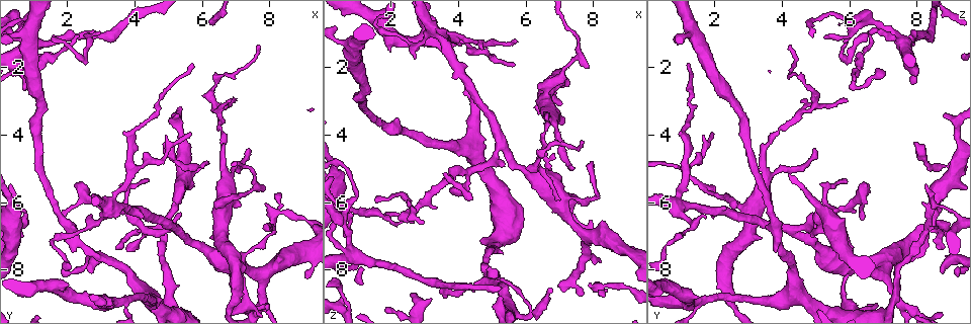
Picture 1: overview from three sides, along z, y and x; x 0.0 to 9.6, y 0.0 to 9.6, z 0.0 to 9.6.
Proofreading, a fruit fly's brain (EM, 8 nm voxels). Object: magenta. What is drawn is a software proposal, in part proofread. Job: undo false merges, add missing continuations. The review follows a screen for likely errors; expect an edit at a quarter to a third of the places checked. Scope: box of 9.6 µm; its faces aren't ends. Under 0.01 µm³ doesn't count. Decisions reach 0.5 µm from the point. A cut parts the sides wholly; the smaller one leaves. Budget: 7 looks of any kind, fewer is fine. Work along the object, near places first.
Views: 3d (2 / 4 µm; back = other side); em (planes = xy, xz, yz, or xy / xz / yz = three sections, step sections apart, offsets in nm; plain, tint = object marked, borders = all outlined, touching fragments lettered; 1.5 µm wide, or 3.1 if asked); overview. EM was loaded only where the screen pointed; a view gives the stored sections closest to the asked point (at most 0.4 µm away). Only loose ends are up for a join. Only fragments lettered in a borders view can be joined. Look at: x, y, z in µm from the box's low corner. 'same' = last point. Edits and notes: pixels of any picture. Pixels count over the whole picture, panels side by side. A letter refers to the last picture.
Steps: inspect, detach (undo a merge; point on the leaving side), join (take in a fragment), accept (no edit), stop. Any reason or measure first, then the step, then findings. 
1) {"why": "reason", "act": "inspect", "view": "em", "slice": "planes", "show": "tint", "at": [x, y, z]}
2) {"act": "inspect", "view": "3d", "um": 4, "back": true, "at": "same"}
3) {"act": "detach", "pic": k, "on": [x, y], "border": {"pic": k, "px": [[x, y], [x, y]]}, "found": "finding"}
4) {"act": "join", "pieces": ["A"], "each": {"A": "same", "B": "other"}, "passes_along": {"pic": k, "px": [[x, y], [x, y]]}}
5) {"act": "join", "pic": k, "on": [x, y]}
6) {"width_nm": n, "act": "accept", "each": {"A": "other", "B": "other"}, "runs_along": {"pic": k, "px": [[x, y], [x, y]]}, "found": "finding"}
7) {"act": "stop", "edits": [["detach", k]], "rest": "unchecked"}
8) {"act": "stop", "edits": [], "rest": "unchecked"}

{"why": "four-way junction", "act": "inspect", "view": "em", "slice": "yz", "step": 8, "show": "tint", "at": [3.35, 6.15, 0.95]}

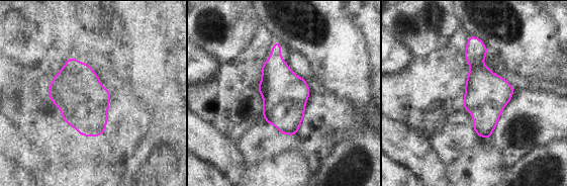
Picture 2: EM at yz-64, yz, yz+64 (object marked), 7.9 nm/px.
{"act": "inspect", "view": "em", "slice": "yz", "step": 8, "show": "borders", "at": "same"}

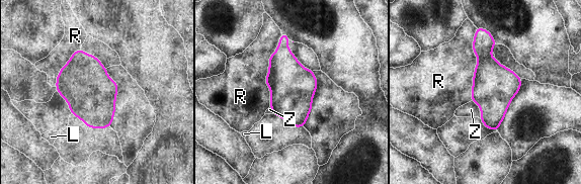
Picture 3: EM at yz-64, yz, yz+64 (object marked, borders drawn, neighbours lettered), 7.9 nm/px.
{"width_nm": 340, "act": "accept", "each": {"L": "other", "R": "other", "Z": "other"}, "border": {"pic": 3, "px": [[281, 33], [265, 79], [268, 106]]}, "found": "continuous, no second cell"}

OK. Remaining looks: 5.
{"why": "an open end", "act": "inspect", "view": "3d", "um": 2, "at": [1.50, 1.10, 5.95]}

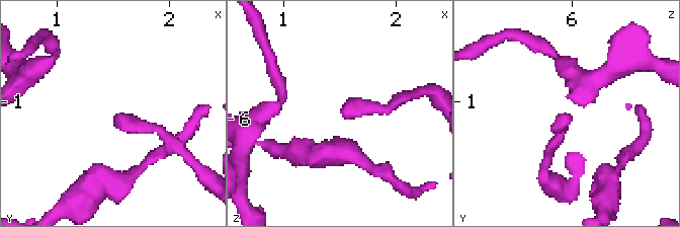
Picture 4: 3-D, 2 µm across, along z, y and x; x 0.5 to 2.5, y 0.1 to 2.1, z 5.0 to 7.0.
{"act": "inspect", "view": "em", "slice": "yz", "step": 8, "show": "borders", "at": [1.52, 1.16, 5.98]}

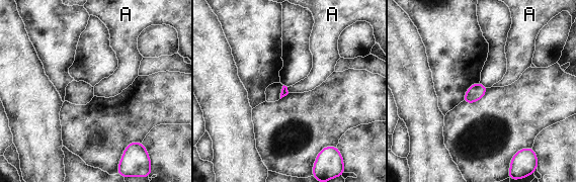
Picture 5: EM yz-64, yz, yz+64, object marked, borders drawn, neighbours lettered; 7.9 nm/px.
{"act": "inspect", "view": "em", "slice": "planes", "show": "borders", "at": "same"}

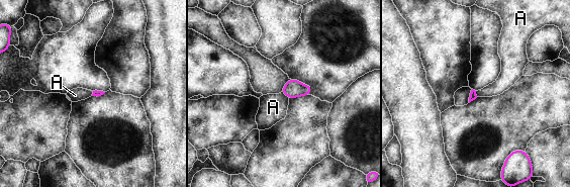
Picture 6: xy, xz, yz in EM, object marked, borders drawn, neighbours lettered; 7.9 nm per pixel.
{"act": "accept", "each": {"A": "other"}, "border": {"pic": 6, "px": [[282, 91], [288, 98]]}, "found": "none of them fits"}

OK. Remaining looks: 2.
{"why": "free end", "act": "inspect", "view": "em", "slice": "planes", "show": "tint", "at": [2.65, 8.15, 8.75]}

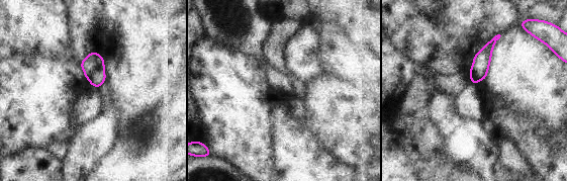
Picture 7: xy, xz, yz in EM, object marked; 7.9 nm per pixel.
{"act": "inspect", "view": "em", "slice": "planes", "show": "borders", "at": "same"}

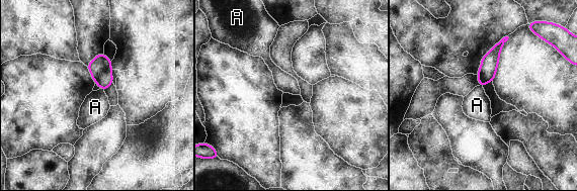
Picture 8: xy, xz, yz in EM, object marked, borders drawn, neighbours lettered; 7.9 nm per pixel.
{"act": "accept", "each": {"A": "other"}, "border": {"pic": 8, "px": [[100, 88], [103, 90]]}, "found": "none of them fits"}

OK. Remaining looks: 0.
{"act": "stop", "edits": [], "rest": "unchecked"}

